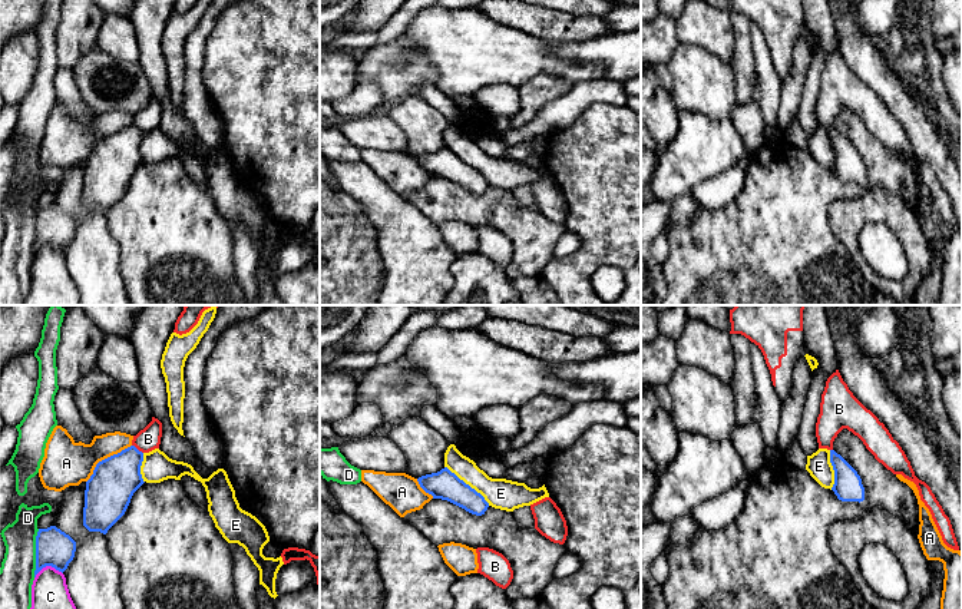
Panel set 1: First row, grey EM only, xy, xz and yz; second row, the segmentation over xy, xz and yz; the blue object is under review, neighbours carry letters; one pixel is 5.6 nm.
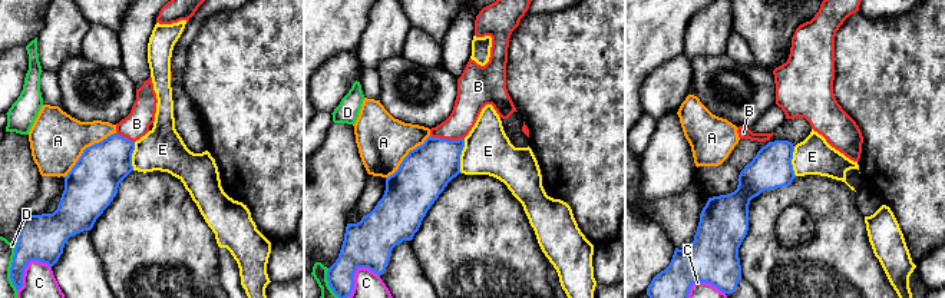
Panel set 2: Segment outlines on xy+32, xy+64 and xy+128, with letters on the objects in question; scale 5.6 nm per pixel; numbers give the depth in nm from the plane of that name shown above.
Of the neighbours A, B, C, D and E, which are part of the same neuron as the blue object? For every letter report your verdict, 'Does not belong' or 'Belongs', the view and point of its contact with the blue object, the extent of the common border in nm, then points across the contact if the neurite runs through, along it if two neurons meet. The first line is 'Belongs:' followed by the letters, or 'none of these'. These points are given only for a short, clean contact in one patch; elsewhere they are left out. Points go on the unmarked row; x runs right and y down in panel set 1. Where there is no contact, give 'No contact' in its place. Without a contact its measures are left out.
Belongs: none of these
A: Does not belong. Touches blue at xy (105, 138). Shared border 340 nm
B: Does not belong. Touches blue at xy (136, 128). Shared border 80 nm. Boundary: xy (132, 123), (142, 132)
C: Does not belong. Touches blue at xy (48, 244). Shared border 160 nm
D: Does not belong. Touches blue at xy (36, 232). Shared border 280 nm
E: Does not belong. Touches blue at xz (468, 164). Shared border 340 nm. Boundary: xz (445, 145), (473, 166), (489, 184)

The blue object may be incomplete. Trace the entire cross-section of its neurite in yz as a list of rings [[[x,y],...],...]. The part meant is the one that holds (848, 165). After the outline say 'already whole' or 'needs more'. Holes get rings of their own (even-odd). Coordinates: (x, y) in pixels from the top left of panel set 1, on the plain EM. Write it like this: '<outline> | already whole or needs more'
[[[830,129],[830,142],[834,149],[832,169],[842,181],[863,181],[865,166],[857,150],[834,129]]] | already whole

